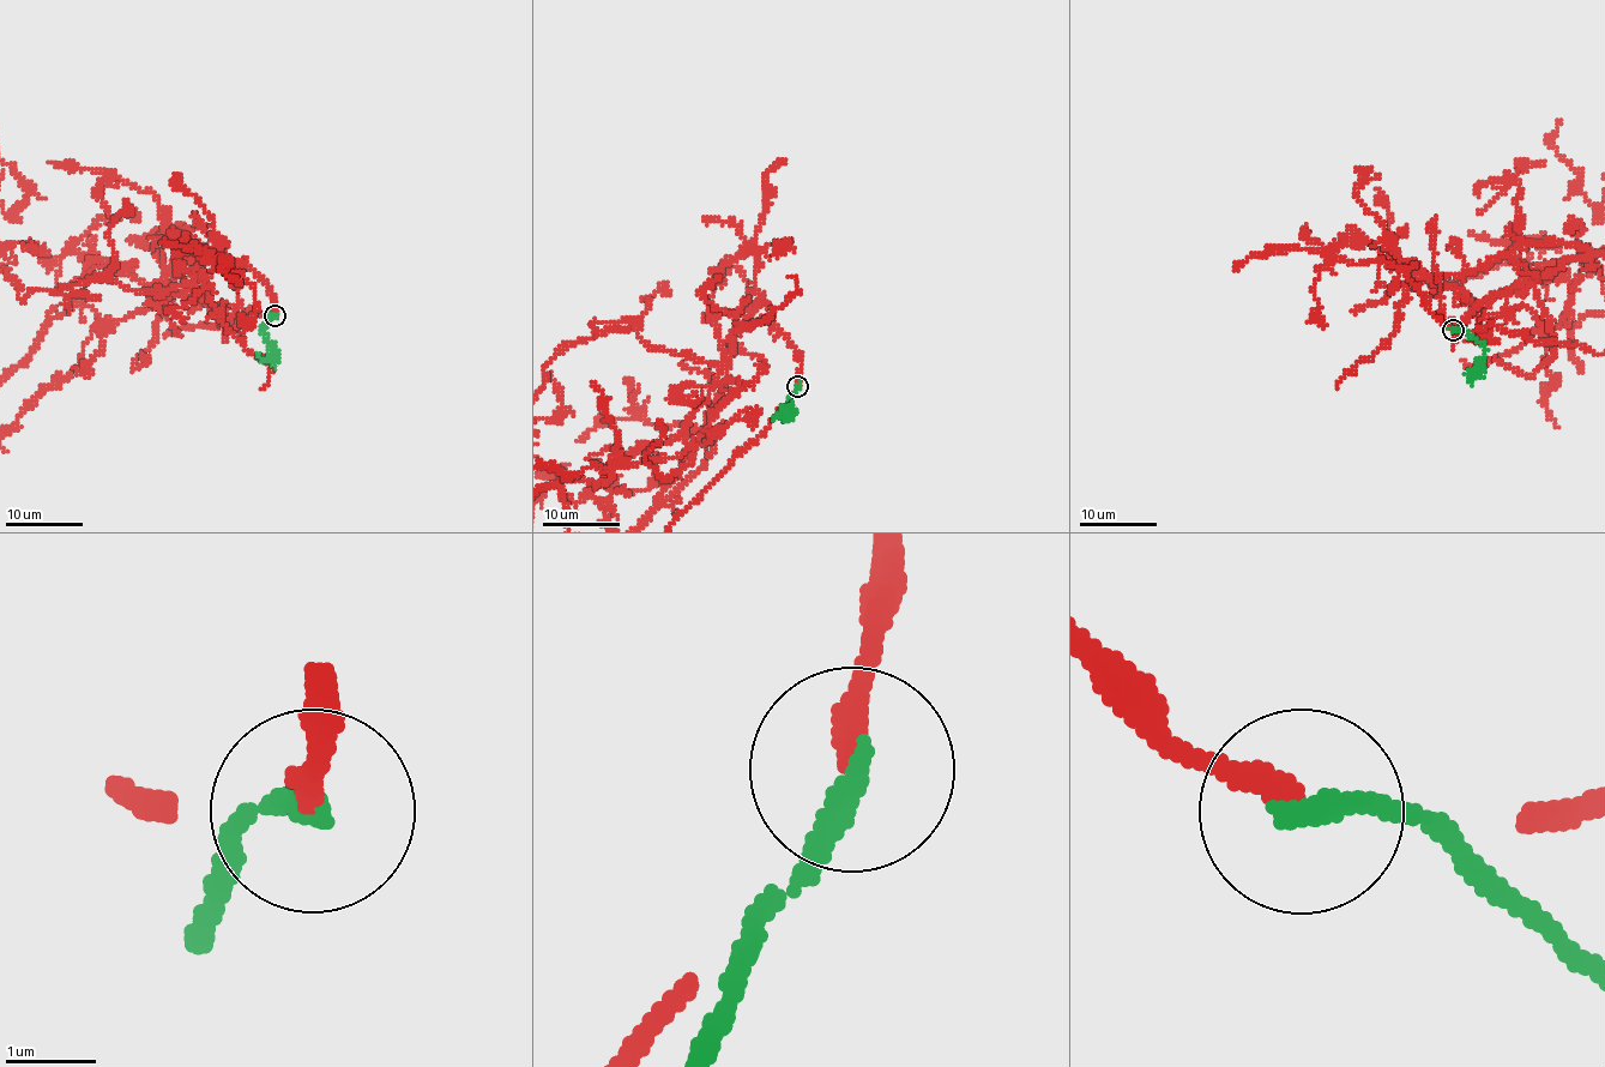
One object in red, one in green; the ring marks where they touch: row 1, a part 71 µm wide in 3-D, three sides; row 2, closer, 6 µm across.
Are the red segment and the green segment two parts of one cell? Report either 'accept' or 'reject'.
reject

